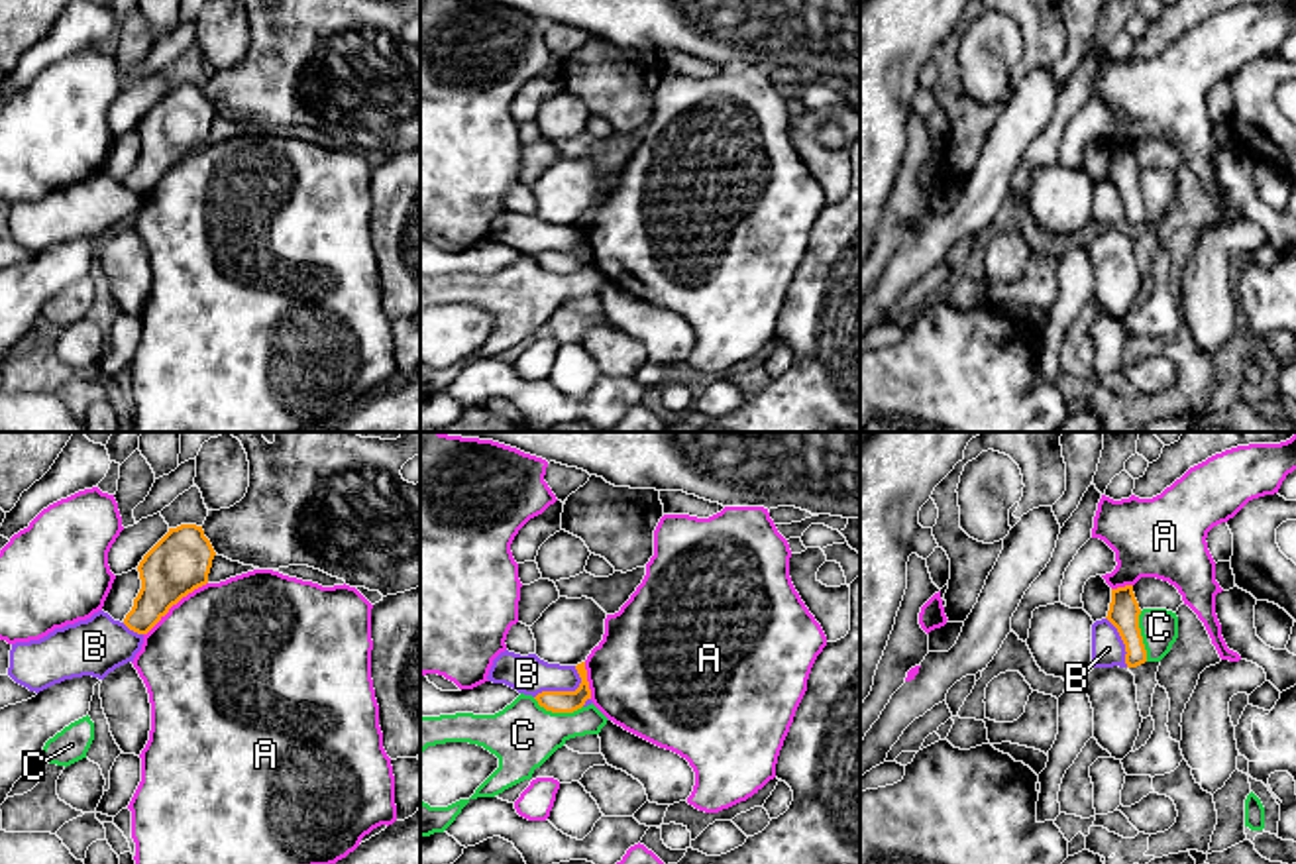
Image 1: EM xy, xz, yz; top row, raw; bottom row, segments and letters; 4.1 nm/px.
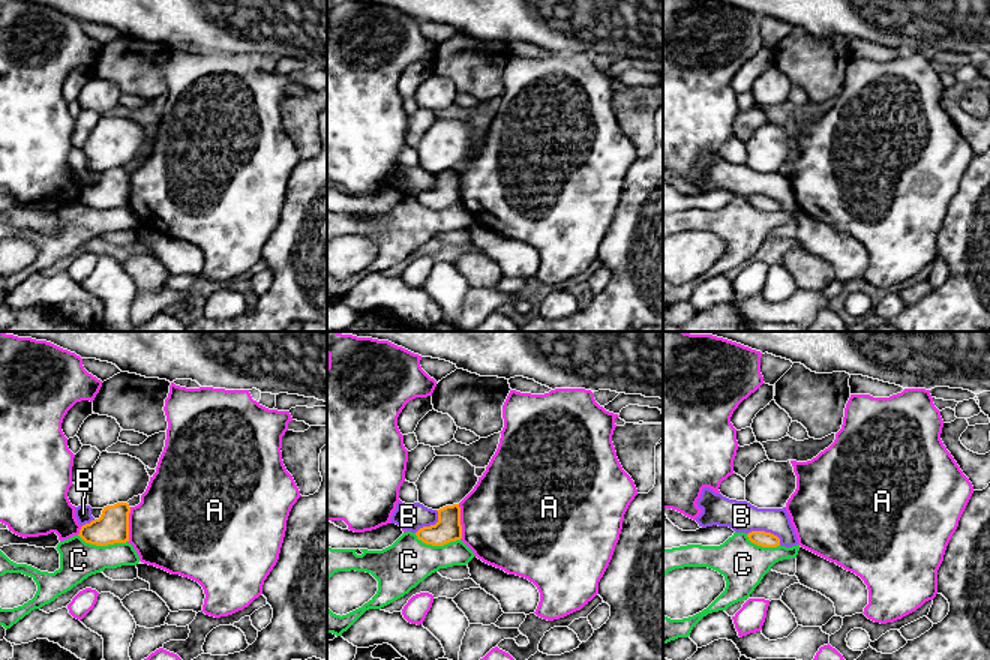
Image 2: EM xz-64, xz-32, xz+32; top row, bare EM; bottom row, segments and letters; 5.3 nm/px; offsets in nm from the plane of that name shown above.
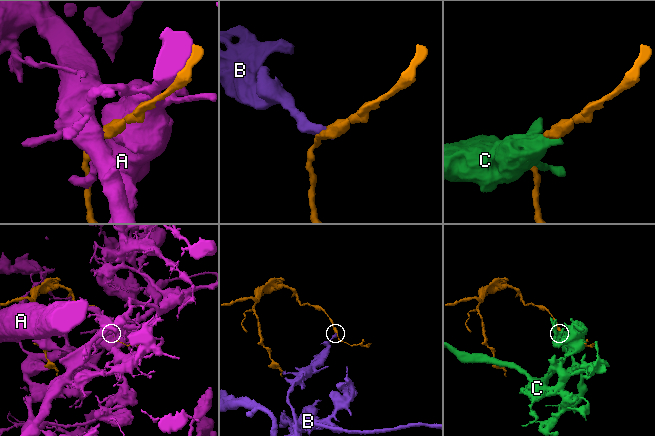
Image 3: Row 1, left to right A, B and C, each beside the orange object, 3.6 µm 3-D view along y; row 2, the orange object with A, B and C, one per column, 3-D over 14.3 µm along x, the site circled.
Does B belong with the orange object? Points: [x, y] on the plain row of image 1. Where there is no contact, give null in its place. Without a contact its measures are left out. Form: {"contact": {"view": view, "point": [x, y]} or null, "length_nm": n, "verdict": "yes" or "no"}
{"contact": {"view": "xz", "point": [566, 252]}, "length_nm": 220, "verdict": "no"}

